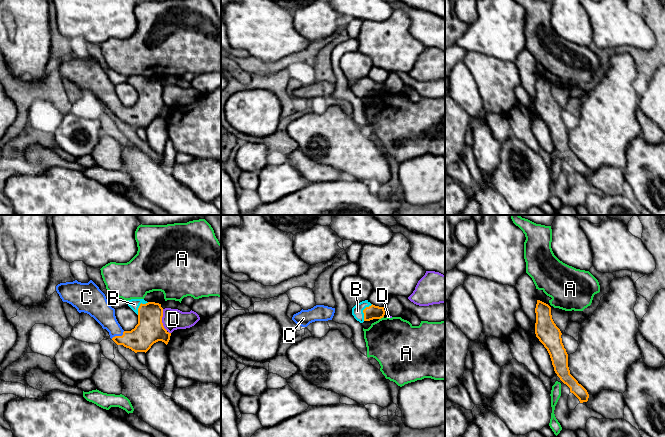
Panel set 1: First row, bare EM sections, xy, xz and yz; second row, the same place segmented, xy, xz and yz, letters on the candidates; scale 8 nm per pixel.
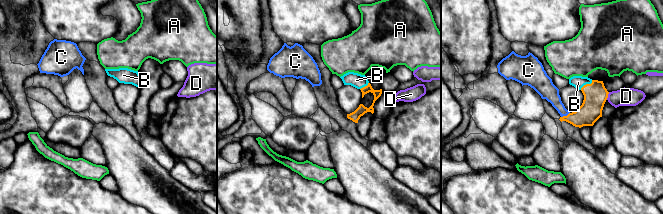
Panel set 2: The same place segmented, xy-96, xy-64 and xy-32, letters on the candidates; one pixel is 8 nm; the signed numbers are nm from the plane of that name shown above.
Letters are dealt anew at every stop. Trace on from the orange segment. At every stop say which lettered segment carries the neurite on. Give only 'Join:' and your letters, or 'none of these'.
Join: B, C

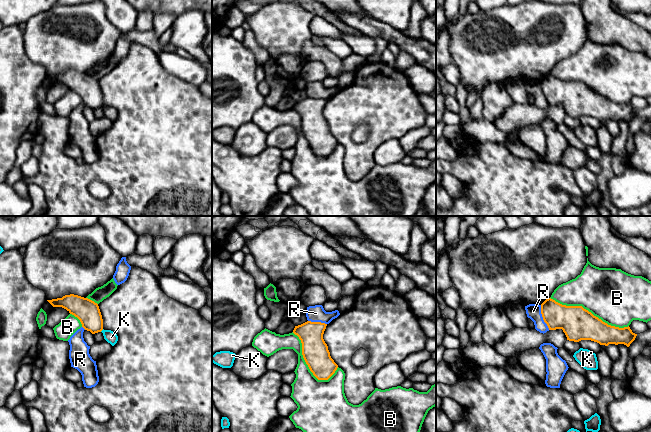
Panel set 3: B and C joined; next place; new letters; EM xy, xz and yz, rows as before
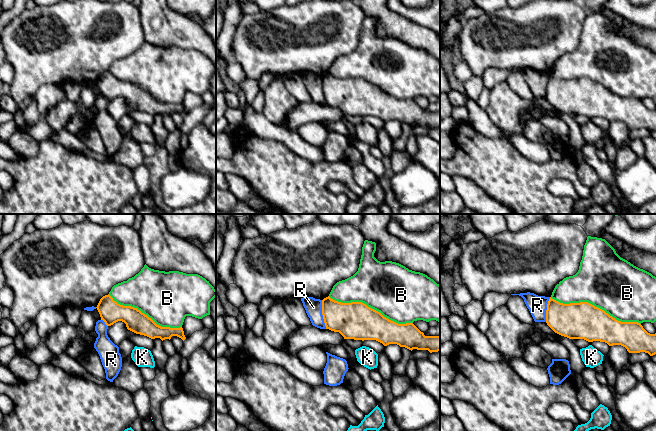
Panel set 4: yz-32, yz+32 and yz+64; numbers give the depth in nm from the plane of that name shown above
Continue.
Join: none of these

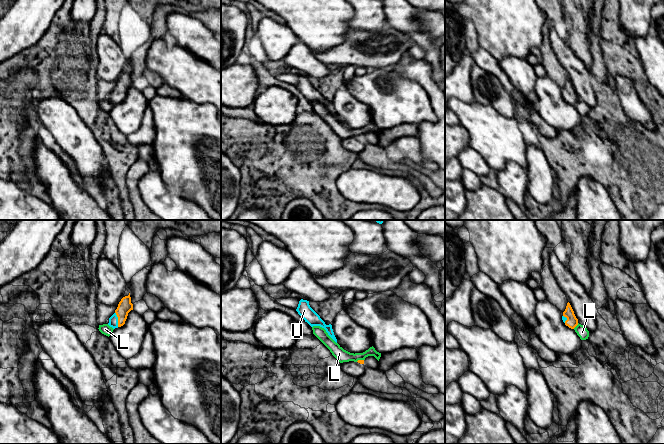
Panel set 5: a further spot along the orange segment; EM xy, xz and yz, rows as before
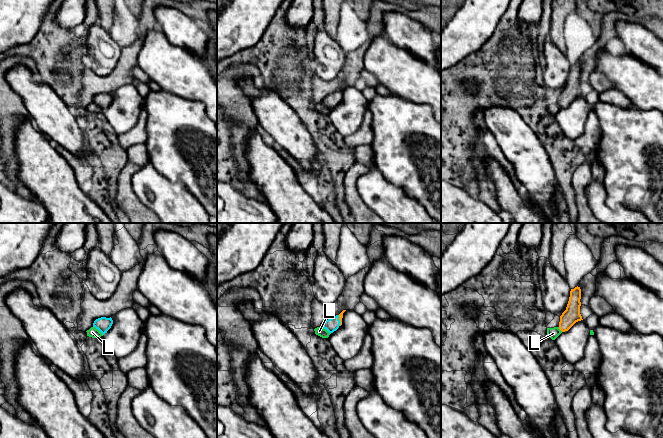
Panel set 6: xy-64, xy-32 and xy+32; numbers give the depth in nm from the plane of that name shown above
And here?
Join: U

